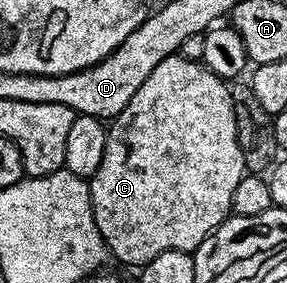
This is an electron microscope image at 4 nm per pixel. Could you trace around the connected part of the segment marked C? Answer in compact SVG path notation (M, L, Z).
M174 54L163 58L163 62L159 62L159 66L155 66L155 70L151 70L151 74L147 74L147 82L143 82L143 86L139 86L139 90L135 90L135 98L131 98L131 102L127 102L124 110L118 116L113 117L105 134L103 162L89 180L89 193L93 203L95 226L99 226L99 234L114 261L117 259L122 260L125 264L144 266L150 264L155 258L159 258L159 254L164 252L192 253L224 220L229 219L233 210L231 198L235 195L235 186L239 186L239 178L247 175L237 137L235 110L229 89L230 85L222 77L206 68L202 61L188 60L185 56Z

